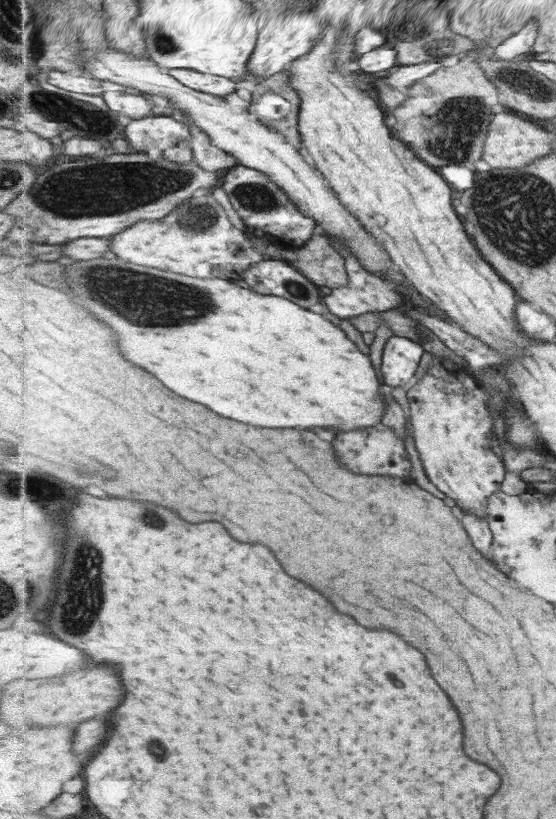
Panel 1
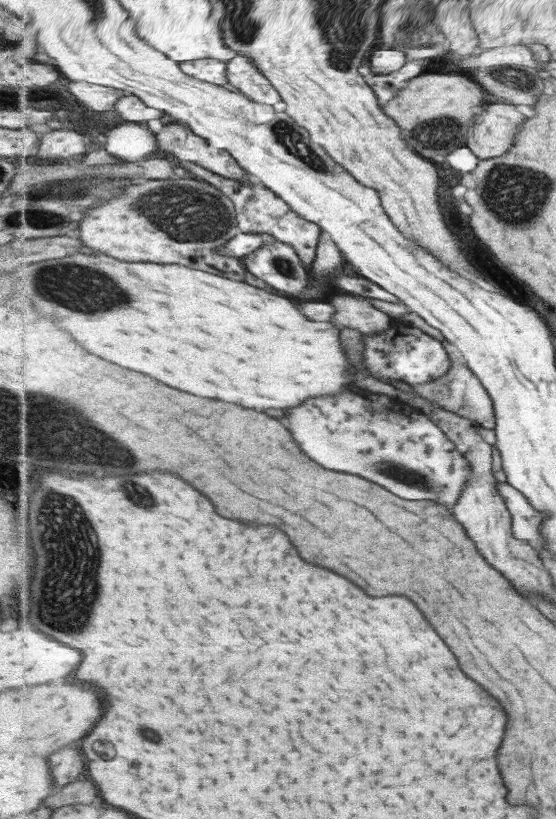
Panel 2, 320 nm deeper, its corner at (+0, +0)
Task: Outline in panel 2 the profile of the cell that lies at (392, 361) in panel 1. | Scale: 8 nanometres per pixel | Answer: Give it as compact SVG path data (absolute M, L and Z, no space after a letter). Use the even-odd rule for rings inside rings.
M397 322L390 325L387 330L376 335L364 336L364 367L372 377L391 384L393 380L401 380L411 384L427 384L445 376L452 367L450 354L445 350L445 345L434 336L423 332L419 327L411 327L405 322Z

